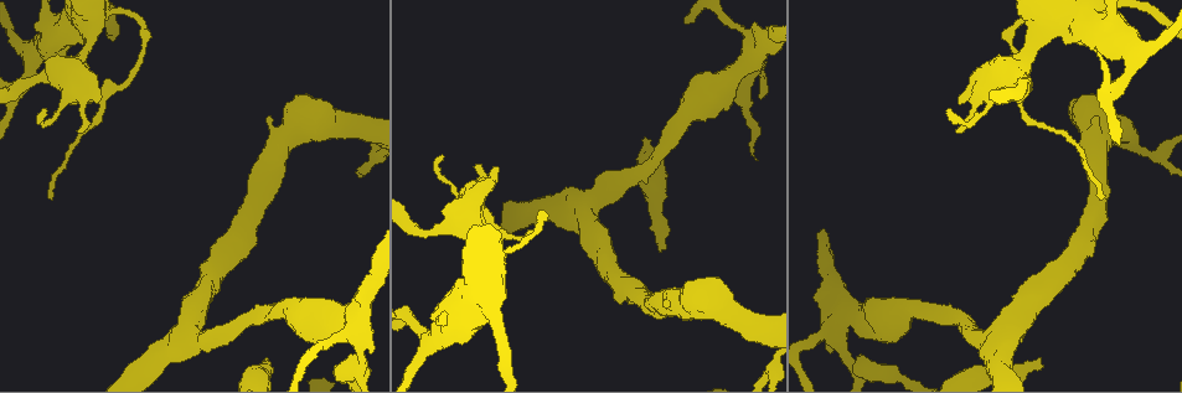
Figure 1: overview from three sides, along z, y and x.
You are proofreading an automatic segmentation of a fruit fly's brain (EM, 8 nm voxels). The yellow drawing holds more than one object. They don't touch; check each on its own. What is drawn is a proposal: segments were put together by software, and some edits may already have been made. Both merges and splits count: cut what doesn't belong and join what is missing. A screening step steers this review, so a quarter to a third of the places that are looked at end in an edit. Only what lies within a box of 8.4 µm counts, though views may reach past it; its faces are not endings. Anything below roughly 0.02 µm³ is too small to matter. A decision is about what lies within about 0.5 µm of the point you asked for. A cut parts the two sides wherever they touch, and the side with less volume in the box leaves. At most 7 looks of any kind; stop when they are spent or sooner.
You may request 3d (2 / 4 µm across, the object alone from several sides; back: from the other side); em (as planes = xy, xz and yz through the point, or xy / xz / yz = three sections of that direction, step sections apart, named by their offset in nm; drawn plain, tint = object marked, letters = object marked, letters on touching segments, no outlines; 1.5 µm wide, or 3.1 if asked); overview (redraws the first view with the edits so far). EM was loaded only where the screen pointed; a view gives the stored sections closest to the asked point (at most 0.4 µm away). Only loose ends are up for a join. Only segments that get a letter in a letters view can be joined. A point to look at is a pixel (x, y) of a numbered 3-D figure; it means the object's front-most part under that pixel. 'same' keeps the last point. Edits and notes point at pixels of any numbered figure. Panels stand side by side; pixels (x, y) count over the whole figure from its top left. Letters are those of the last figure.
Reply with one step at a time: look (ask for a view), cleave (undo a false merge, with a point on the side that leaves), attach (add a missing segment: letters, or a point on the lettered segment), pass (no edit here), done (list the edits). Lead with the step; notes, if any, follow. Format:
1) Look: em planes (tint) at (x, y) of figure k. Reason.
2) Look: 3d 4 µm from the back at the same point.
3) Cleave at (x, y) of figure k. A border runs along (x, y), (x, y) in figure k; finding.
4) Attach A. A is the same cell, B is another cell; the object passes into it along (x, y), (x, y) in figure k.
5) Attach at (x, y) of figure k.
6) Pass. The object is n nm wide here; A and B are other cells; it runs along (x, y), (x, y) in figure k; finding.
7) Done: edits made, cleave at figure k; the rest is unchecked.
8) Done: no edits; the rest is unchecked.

Look: em yz step 8 (tint) at (99, 104) of figure 1.

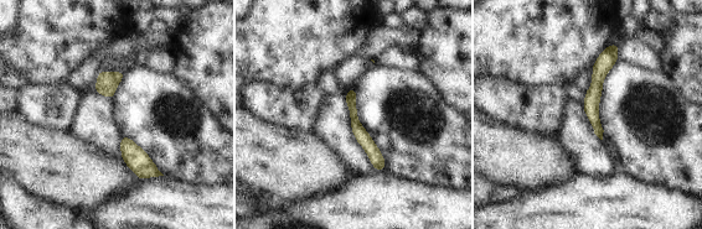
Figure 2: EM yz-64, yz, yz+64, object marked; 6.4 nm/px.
Look: em xy step 4 (letters) at the same point.

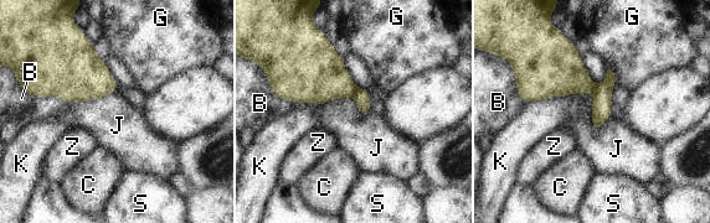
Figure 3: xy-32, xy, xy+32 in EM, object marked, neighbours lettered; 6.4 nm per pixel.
Cleave at (361, 97) of figure 3. The object is 60 nm wide here; the longest contact is with J, 550 nm; B, C, G, J, K, S and Z are other cells; two neurons meet here.

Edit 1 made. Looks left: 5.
Look: overview. See it whole again.

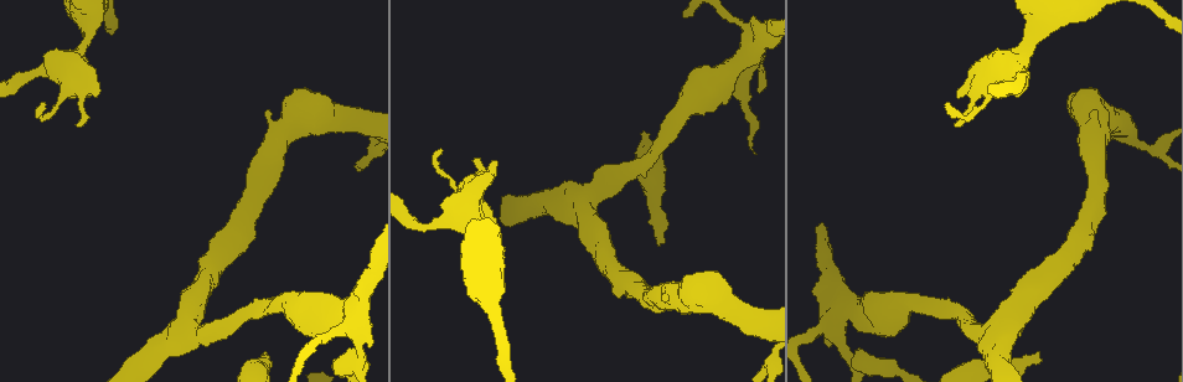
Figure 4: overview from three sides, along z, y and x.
Look: 3d 4 µm at (266, 352) of figure 4. Free end.

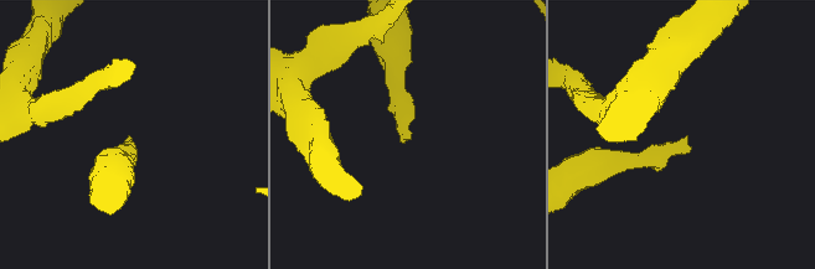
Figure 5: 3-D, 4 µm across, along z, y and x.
Look: em planes (letters) at (409, 138) of figure 5. Shape alone is not enough.

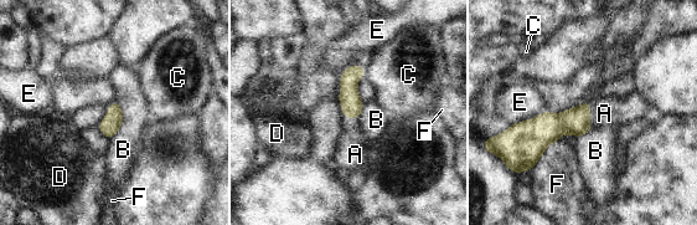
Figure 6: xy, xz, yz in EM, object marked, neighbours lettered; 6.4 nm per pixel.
Attach A. A is the same cell, B, C, D, E and F are other cells; the object passes into it along (576, 121), (589, 114), (604, 113) in figure 6; it goes on there.

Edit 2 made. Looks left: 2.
Done: edits made, cleave at figure 3, attach at figure 6; the rest is unchecked.

